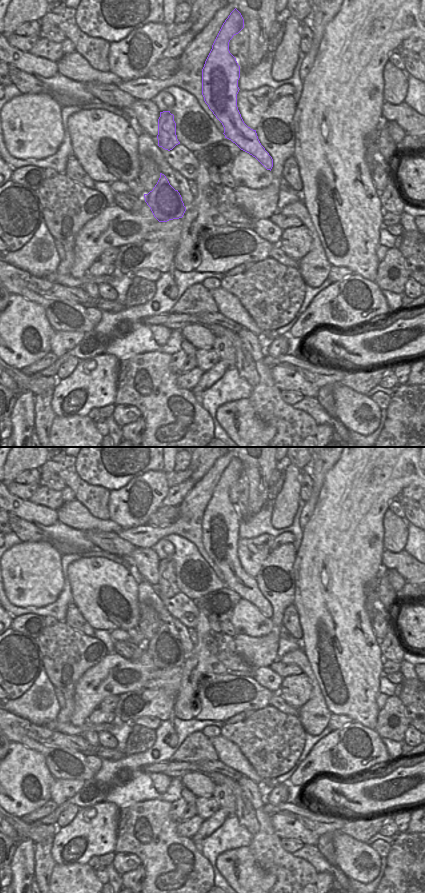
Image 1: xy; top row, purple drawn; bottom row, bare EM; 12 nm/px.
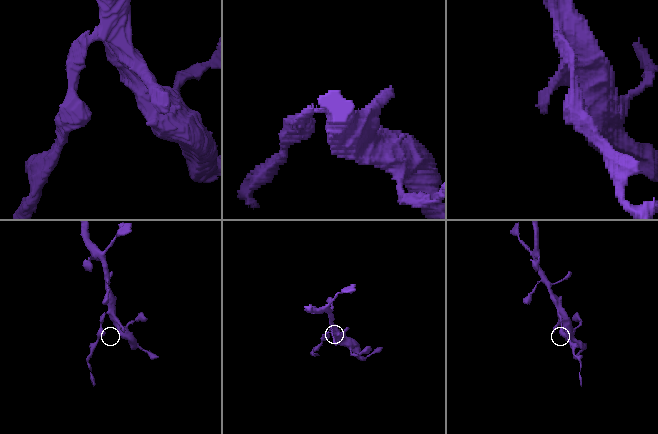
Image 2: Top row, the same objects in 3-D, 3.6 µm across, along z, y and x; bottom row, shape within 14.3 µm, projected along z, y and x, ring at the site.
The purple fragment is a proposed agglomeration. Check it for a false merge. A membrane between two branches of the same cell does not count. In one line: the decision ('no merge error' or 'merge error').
merge error

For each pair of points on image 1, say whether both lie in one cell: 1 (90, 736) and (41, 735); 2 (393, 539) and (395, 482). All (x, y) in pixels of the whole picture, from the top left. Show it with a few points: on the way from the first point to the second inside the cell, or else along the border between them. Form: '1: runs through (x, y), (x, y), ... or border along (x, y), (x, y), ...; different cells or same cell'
1: border along (82, 735), (91, 744), (99, 745); different cells
2: border along (388, 509), (384, 515), (383, 533); different cells

